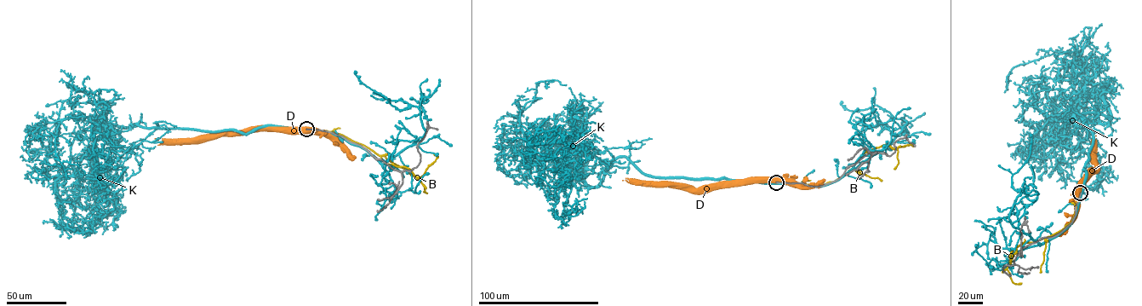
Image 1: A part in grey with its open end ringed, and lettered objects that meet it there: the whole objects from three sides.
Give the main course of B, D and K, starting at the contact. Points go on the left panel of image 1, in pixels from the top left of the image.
B: (306, 129), (342, 134), (368, 147), (385, 164), (410, 169), (419, 177), (436, 160), (436, 156), (434, 153)
D: (306, 129), (271, 127), (259, 129), (260, 128)
K: (306, 129), (265, 125), (246, 133), (97, 123), (96, 170), (55, 181), (61, 222), (79, 230), (64, 208)

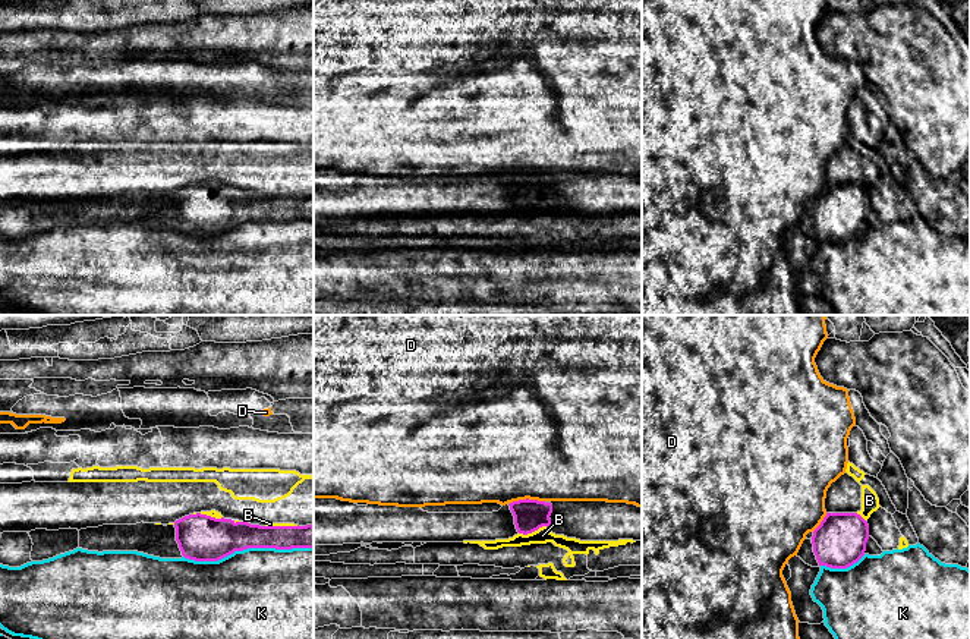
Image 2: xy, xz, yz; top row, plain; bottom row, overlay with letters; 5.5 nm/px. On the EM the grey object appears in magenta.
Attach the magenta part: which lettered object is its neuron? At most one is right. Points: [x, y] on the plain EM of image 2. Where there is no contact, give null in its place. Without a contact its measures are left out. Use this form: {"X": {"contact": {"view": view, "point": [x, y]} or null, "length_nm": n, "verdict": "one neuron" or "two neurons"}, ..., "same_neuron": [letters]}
{"B": {"contact": {"view": "xz", "point": [534, 202]}, "length_nm": 170, "verdict": "two neurons"}, "D": {"contact": {"view": "xz", "point": [526, 170]}, "length_nm": 190, "verdict": "two neurons"}, "K": {"contact": {"view": "xy", "point": [248, 219]}, "length_nm": 700, "verdict": "two neurons"}, "same_neuron": []}

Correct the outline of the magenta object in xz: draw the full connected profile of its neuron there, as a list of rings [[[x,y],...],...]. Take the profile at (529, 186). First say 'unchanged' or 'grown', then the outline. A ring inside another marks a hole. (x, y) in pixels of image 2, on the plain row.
unchanged; [[[519,171],[508,176],[519,205],[527,207],[542,198],[549,199],[552,176],[538,171]]]

